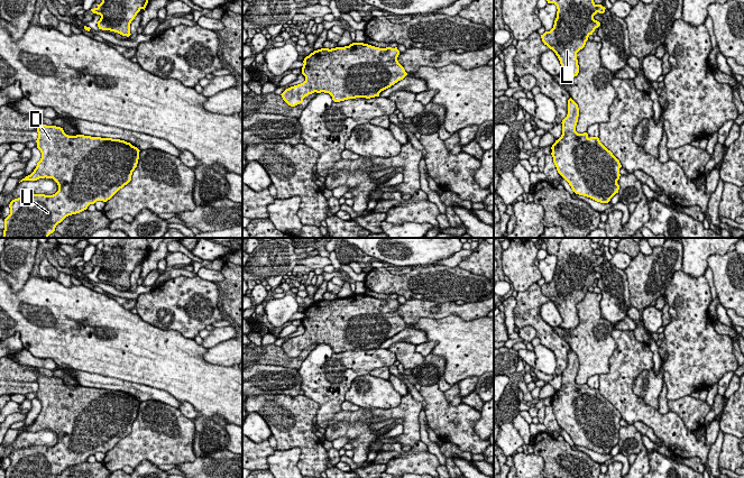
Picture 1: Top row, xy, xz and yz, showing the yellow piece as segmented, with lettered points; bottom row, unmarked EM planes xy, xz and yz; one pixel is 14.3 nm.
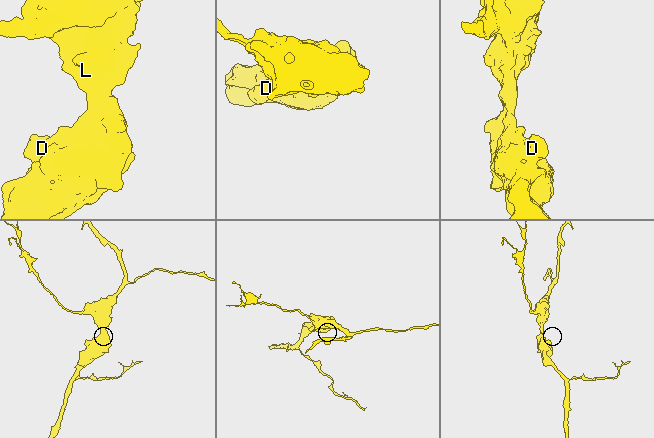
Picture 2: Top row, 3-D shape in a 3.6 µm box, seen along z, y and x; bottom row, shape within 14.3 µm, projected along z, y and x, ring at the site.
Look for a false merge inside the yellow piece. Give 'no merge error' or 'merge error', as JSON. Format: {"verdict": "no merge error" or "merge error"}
{"verdict": "no merge error"}

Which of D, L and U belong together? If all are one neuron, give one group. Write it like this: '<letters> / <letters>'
D L U

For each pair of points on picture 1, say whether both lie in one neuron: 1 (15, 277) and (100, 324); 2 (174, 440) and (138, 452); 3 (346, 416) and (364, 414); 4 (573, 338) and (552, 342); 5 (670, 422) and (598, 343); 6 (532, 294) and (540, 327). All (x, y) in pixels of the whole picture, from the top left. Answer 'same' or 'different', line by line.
1: different
2: same
3: same
4: different
5: different
6: same

